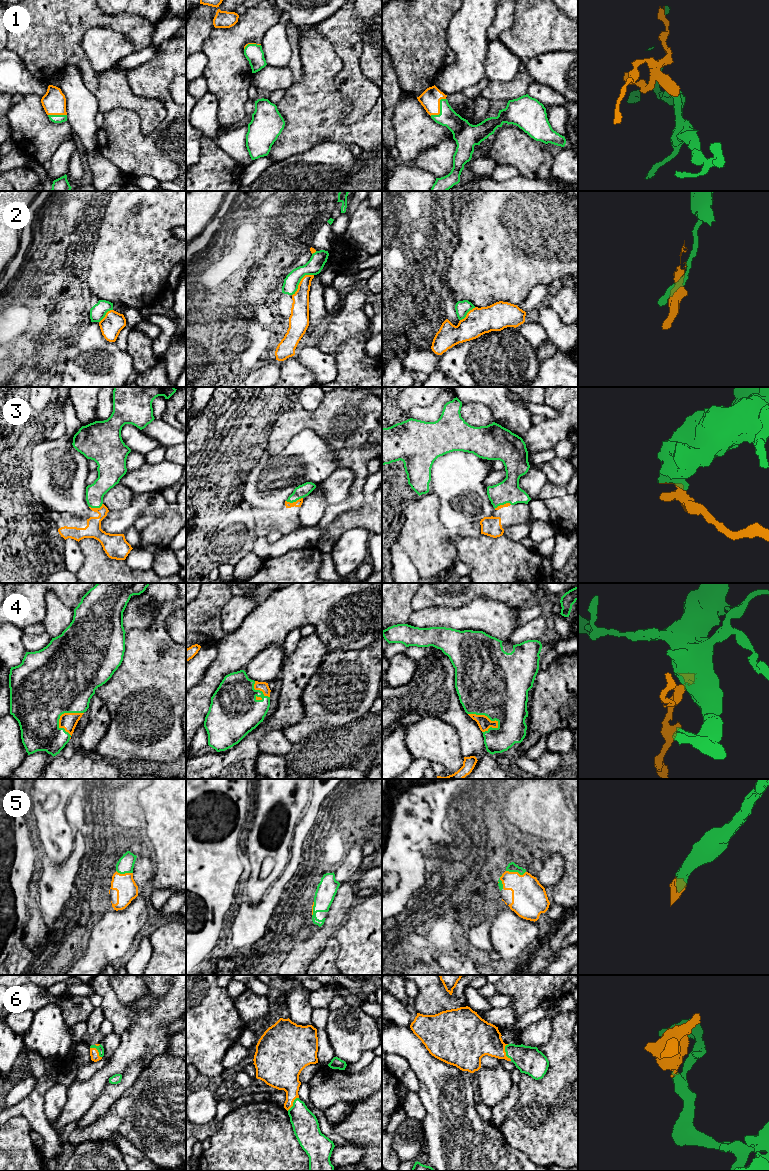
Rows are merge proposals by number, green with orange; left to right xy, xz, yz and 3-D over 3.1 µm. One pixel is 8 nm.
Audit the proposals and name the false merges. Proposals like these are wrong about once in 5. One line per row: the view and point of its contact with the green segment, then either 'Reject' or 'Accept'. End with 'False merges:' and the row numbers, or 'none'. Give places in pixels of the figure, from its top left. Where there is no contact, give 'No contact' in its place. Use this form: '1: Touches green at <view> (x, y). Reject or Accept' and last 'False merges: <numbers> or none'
1: Touches green at yz (440, 109). Accept
2: Touches green at xz (300, 280). Reject
3: Touches green at xz (294, 501). Accept
4: Touches green at yz (485, 715). Accept
5: Touches green at yz (516, 871). Accept
6: Touches green at xy (97, 1049). Accept
False merges: 2

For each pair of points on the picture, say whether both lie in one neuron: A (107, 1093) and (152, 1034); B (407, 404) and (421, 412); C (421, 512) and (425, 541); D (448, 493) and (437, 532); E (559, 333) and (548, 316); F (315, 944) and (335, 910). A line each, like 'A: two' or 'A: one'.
A: two
B: two
C: one
D: two
E: one
F: one

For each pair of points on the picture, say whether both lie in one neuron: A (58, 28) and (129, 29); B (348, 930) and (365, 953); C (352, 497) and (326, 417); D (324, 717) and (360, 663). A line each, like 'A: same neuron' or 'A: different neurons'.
A: same neuron
B: same neuron
C: same neuron
D: same neuron

